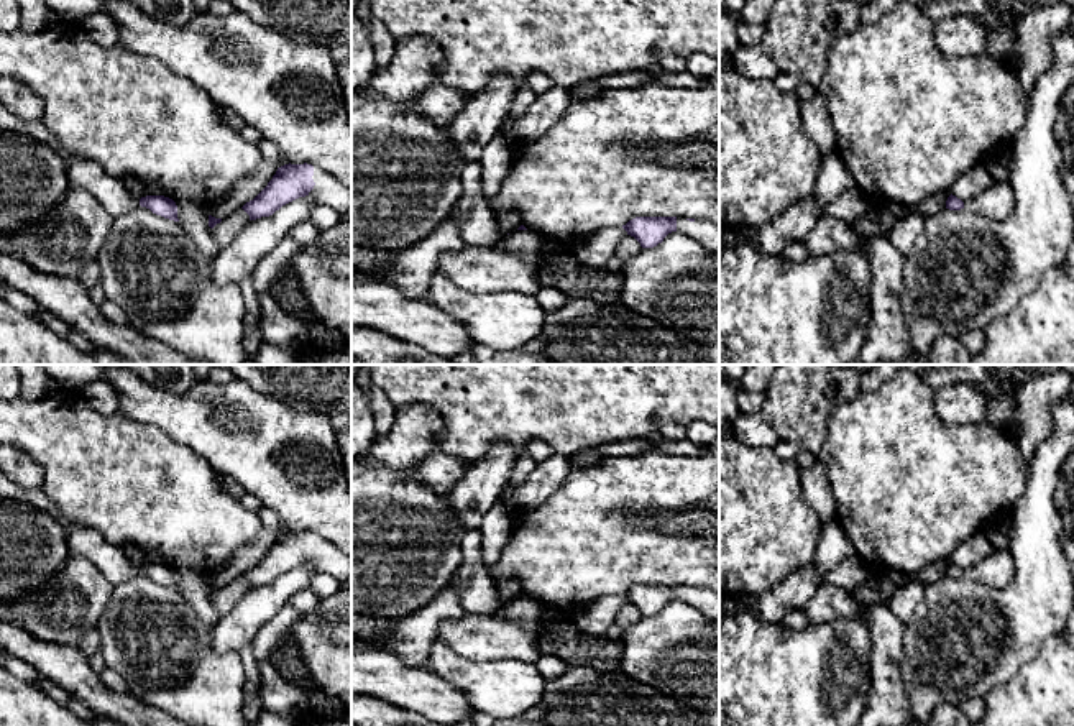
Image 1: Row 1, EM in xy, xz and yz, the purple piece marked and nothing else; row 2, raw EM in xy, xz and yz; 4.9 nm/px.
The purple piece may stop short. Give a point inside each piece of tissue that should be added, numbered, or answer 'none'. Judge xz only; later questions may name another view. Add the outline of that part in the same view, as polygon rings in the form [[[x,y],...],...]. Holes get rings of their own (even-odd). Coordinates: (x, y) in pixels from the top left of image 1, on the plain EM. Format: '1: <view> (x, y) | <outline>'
1: xz (706, 601) | [[[677,585],[677,600],[685,601],[706,621],[719,624],[719,593],[706,588],[690,590]]]

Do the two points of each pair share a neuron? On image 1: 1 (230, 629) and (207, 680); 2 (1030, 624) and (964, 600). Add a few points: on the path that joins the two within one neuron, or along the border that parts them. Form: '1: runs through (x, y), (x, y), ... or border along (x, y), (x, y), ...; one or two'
1: border along (211, 629), (211, 639), (220, 652), (237, 654); two
2: runs through (1014, 624), (989, 624), (981, 616); one

